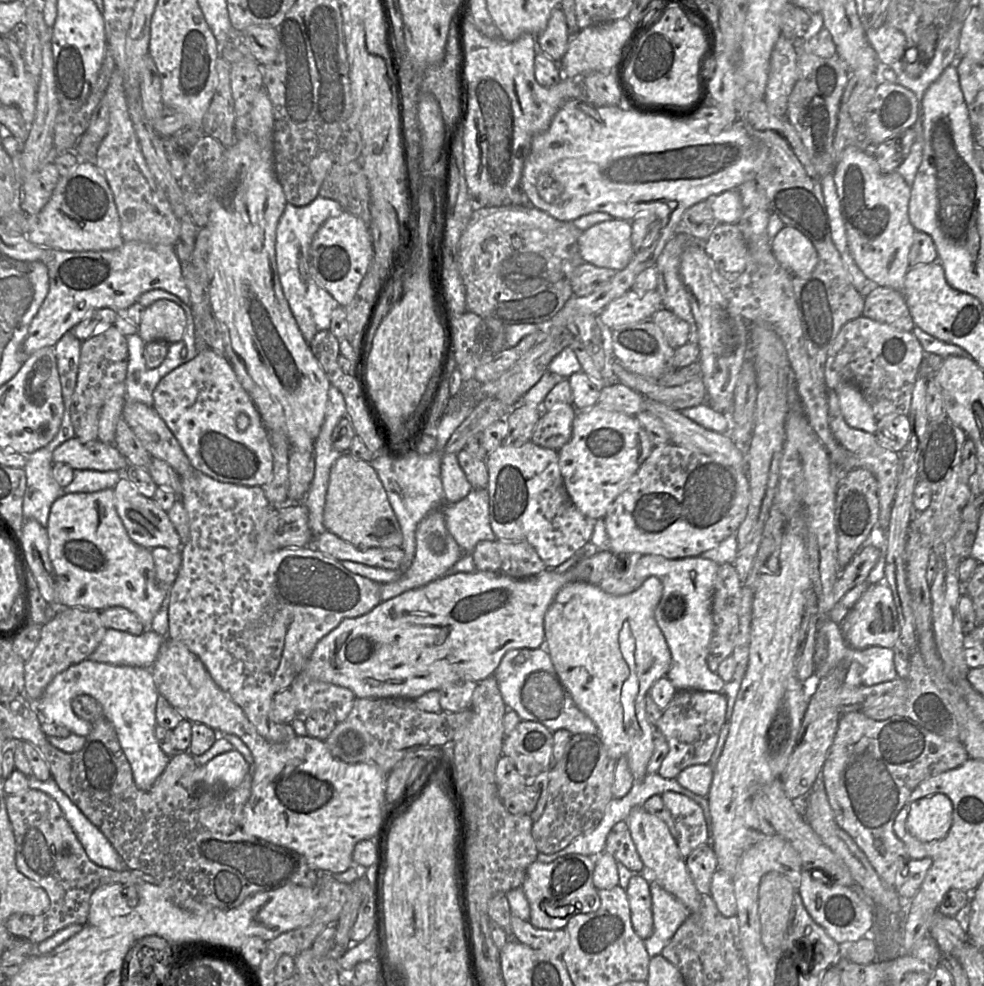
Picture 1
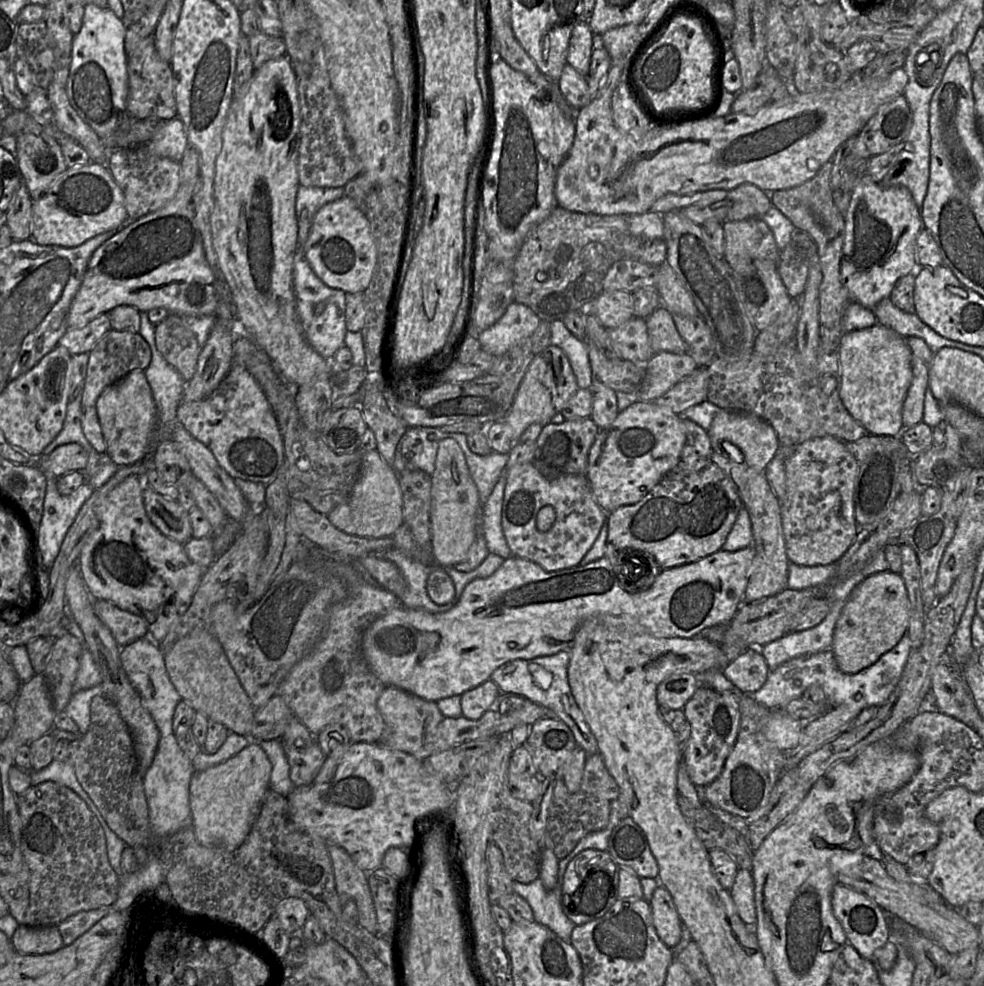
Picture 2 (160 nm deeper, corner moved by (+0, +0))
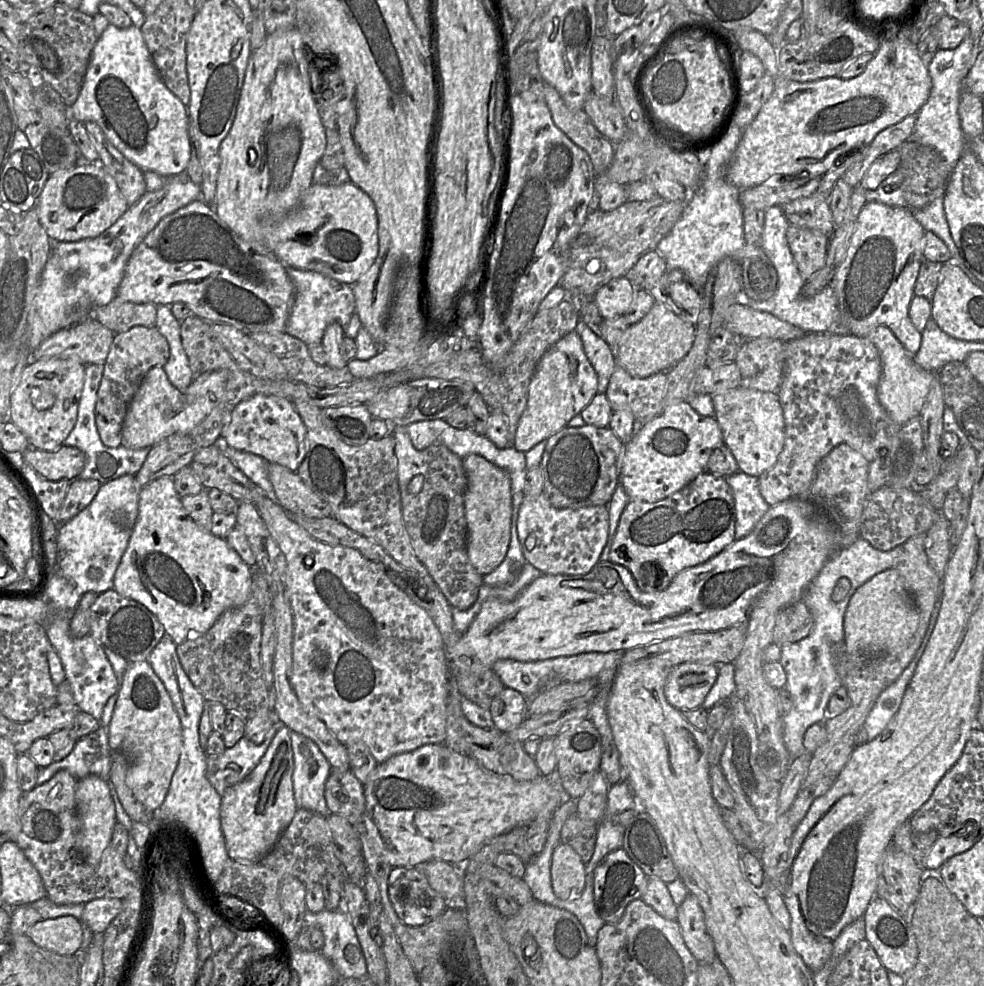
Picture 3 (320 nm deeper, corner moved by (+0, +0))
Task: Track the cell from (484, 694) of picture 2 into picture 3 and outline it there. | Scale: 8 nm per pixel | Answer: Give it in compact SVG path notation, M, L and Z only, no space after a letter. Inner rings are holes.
M505 687L493 699L489 711L495 728L501 732L508 732L527 718L527 699L519 692Z

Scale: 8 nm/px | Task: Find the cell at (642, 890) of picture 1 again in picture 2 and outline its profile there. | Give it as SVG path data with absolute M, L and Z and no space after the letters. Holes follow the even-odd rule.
M659 885L649 904L658 937L669 948L676 946L681 941L684 927L671 894Z

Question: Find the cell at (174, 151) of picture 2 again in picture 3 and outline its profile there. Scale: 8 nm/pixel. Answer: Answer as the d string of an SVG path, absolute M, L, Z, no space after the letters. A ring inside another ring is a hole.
M109 24L98 37L78 98L68 107L68 118L97 124L109 142L143 172L153 171L168 178L185 174L191 156L187 107L163 83L142 33L134 25L118 28Z

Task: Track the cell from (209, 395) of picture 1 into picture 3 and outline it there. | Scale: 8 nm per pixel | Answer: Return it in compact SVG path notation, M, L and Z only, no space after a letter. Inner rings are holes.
M256 394L241 401L232 411L221 439L237 450L256 454L268 463L277 463L296 471L305 457L305 425L292 400L274 395Z

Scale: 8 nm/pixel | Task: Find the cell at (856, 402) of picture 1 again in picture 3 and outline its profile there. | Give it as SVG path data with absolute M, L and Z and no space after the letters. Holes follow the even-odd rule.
M885 326L873 328L866 337L878 349L881 361L881 377L877 386L877 397L890 418L899 426L920 416L935 372L919 367L894 333Z

